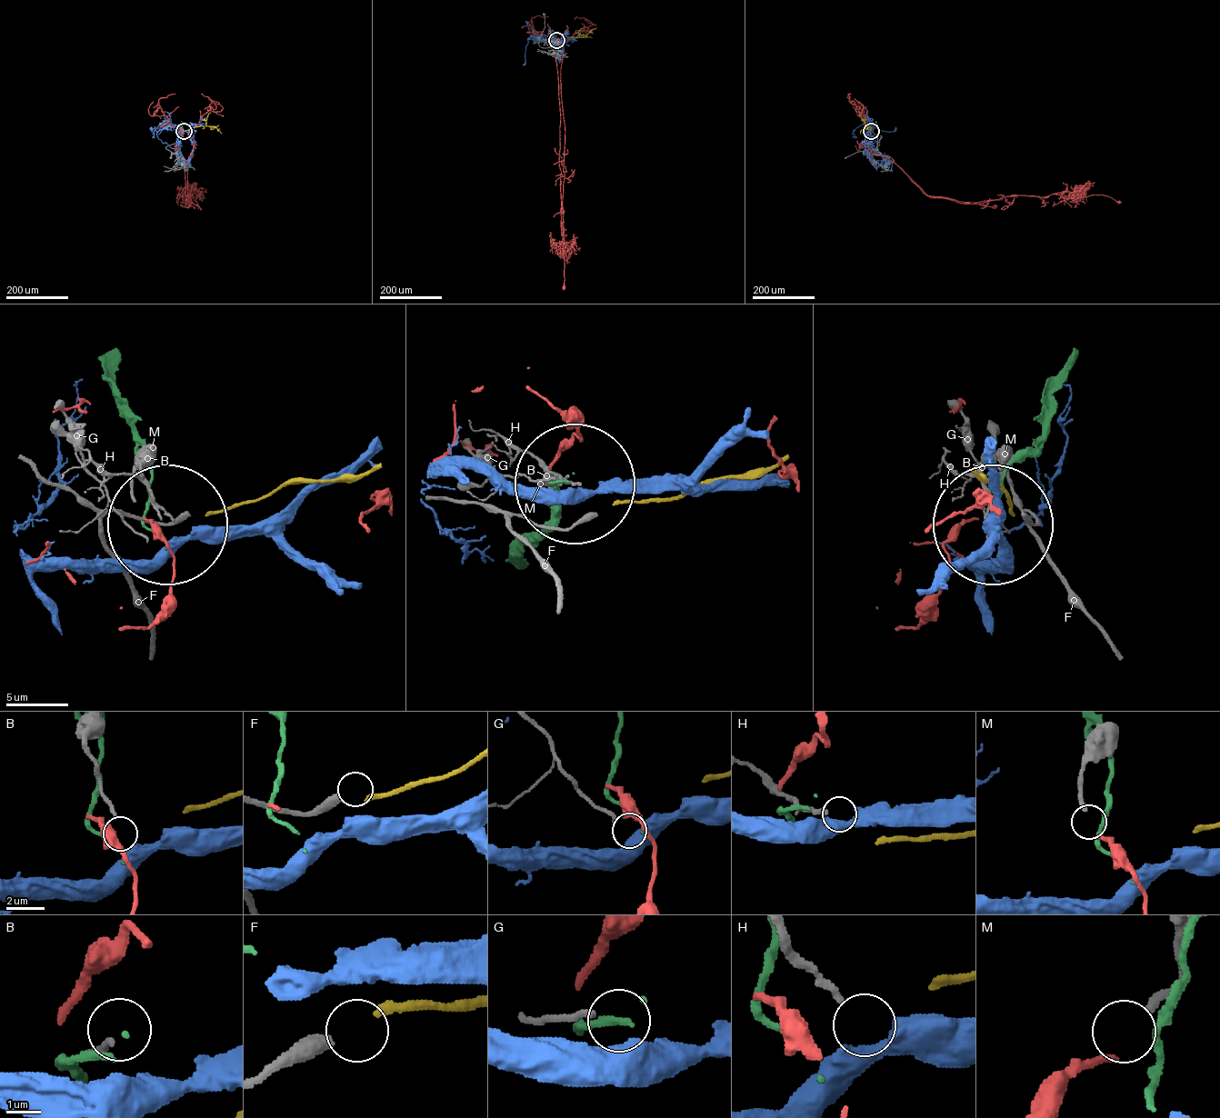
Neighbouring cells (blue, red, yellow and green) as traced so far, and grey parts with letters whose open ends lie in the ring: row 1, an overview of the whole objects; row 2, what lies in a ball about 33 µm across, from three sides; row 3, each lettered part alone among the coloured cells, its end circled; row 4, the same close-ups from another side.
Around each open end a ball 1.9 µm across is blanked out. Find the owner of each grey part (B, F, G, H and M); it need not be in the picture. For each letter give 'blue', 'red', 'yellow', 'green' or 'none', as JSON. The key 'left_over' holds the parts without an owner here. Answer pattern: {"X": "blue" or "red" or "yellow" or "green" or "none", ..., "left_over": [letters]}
{"B": "none", "F": "none", "G": "none", "H": "blue", "M": "red", "left_over": ["B", "F", "G"]}

